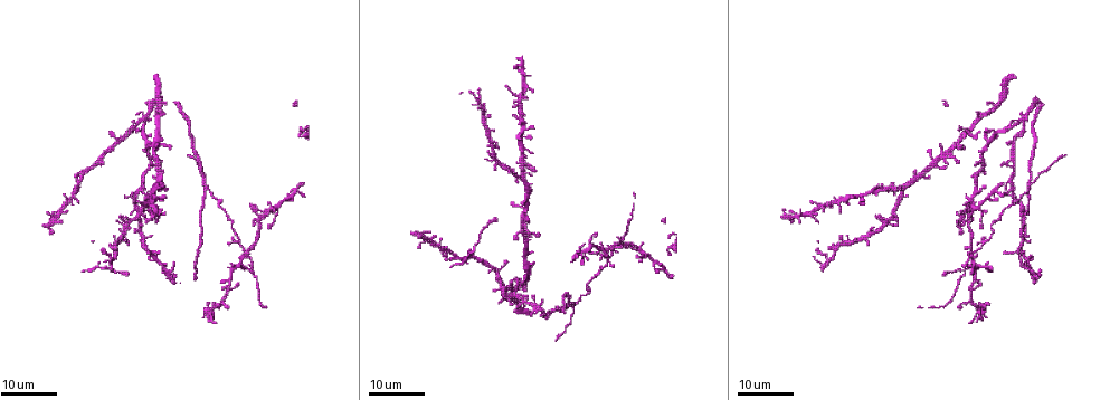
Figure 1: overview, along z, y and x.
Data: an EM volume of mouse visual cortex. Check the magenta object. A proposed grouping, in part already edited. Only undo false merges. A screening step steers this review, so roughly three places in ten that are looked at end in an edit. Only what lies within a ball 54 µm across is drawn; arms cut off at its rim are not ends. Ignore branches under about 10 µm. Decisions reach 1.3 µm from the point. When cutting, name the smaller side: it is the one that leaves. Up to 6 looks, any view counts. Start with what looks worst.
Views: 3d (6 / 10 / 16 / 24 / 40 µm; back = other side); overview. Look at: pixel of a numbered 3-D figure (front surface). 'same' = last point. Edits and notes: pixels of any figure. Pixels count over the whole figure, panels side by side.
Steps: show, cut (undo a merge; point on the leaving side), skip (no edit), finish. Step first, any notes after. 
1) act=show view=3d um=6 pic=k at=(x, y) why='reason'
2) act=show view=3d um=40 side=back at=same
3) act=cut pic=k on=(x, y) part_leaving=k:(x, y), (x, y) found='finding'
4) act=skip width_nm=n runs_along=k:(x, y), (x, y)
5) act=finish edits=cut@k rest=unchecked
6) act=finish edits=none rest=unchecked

act=show view=3d um=24 pic=1 at=(972, 254)

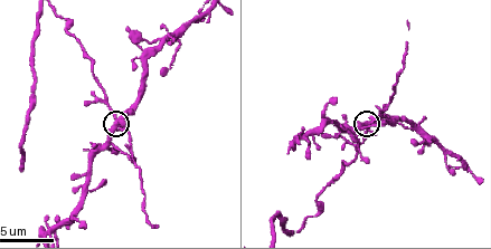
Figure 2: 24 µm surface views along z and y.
act=show view=3d um=10 pic=2 at=(119, 127) why='closer look'

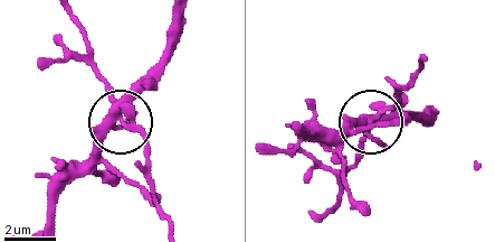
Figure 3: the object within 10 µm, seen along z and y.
act=cut pic=3 on=(93, 141) arms=5 found='two neurons meet here'

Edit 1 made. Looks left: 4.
act=show view=3d um=24 pic=1 at=(206, 187) why='three-way junction'

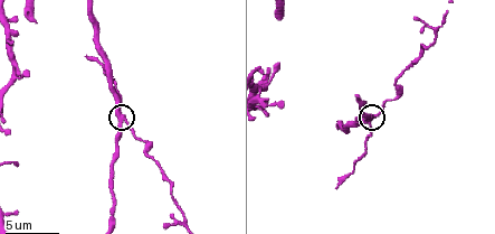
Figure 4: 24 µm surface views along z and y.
act=show view=3d um=6 pic=4 at=(120, 120)

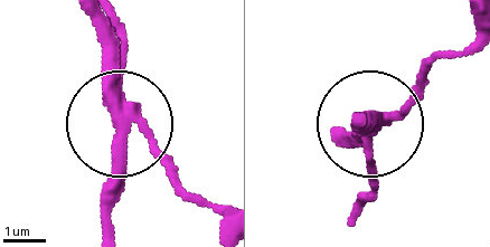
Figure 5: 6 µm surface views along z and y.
act=skip runs_along=5:(93, 26), (121, 133), (111, 229) found='continuous, no second neuron'

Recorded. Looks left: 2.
act=show view=3d um=16 pic=4 at=(169, 186) why='sudden change in width'

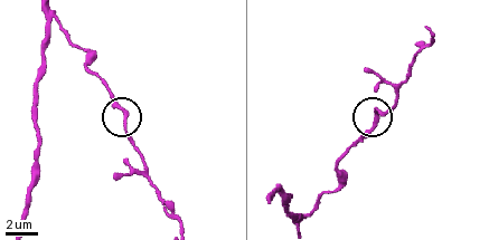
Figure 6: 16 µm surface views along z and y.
act=skip width_nm=240 found='continuous, no second neuron'

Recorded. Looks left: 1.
act=finish edits=cut@3 rest=unchecked

